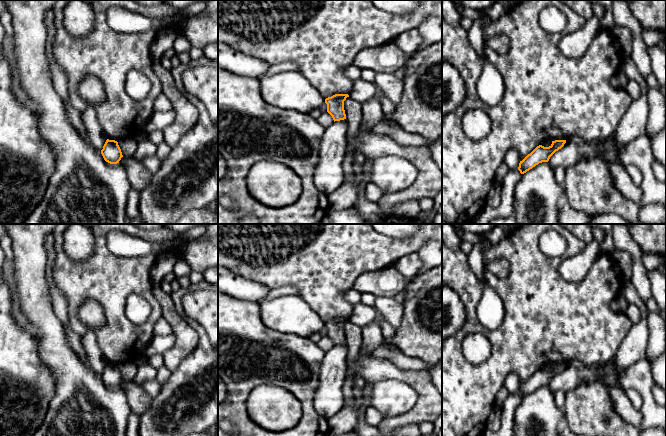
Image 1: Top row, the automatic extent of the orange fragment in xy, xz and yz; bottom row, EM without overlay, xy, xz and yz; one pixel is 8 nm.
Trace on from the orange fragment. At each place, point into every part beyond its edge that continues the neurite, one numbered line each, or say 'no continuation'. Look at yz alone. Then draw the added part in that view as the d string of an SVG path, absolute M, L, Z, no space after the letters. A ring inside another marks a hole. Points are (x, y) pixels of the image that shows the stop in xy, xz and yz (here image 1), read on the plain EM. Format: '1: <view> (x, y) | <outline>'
no continuation

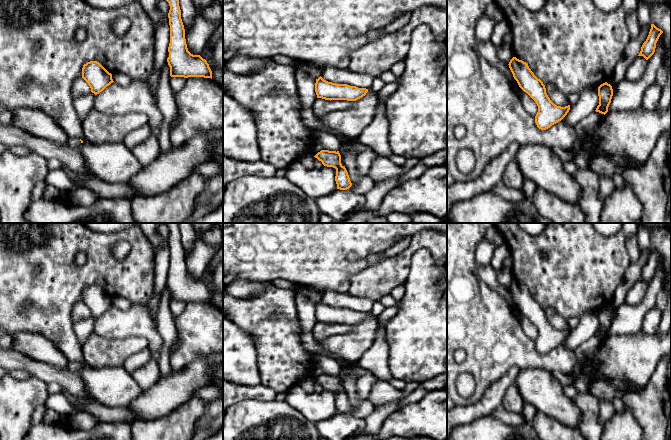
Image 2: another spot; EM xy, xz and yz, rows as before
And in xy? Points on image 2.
1: xy (73, 366) | M69 361L68 365L67 365L67 369L70 371L70 372L75 372L75 373L78 373L80 370L81 370L81 365L79 362L76 362L76 361Z

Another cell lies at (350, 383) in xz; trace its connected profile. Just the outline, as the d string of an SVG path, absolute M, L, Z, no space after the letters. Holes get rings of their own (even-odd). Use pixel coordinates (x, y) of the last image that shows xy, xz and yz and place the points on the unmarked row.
M350 373L346 378L346 380L344 381L344 390L348 396L350 405L352 407L352 410L349 413L347 413L350 415L352 415L352 412L363 401L357 395L356 381L357 381L357 377L354 376L352 373Z

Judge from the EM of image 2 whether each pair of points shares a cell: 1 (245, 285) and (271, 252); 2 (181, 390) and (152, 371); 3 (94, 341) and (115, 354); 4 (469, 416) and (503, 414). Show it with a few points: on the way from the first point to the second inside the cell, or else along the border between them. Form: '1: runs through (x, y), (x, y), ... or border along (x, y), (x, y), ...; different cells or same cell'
1: border along (273, 280), (251, 281), (236, 279), (233, 282); different cells
2: border along (160, 375), (153, 385), (143, 391); different cells
3: runs through (99, 346), (105, 352), (110, 352); same cell
4: border along (501, 404), (490, 414); different cells

